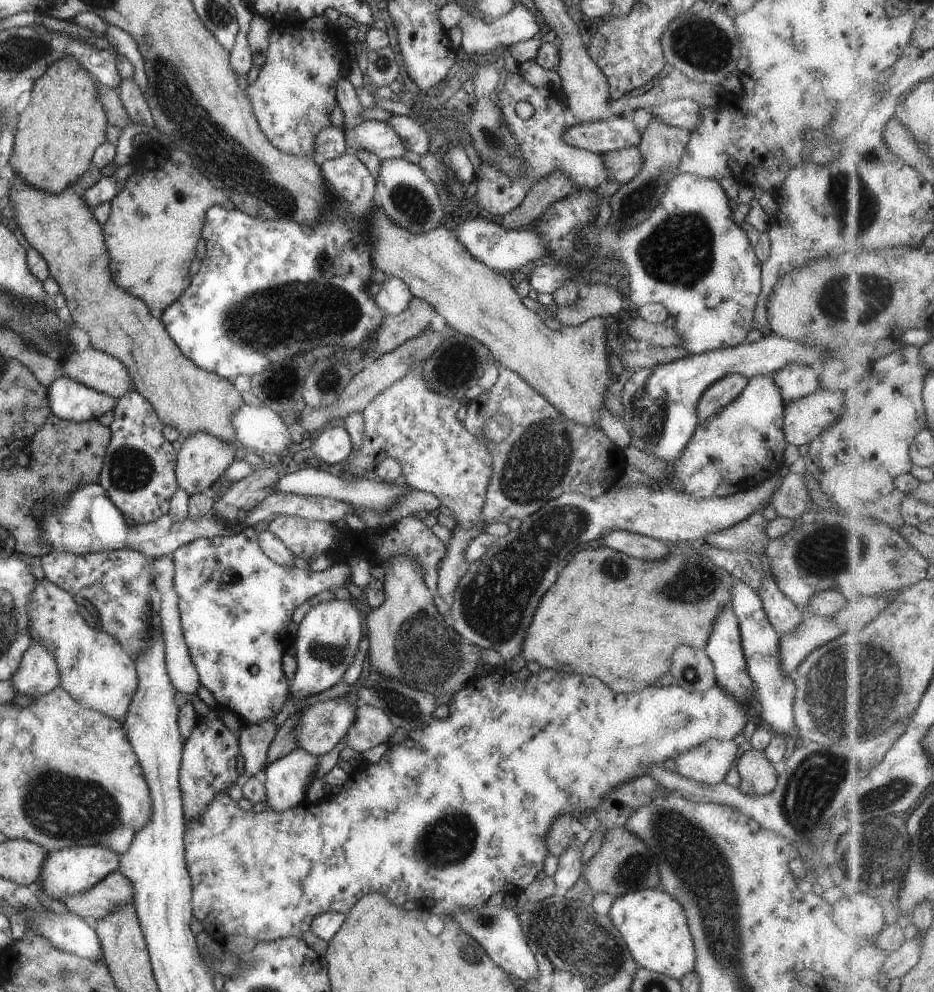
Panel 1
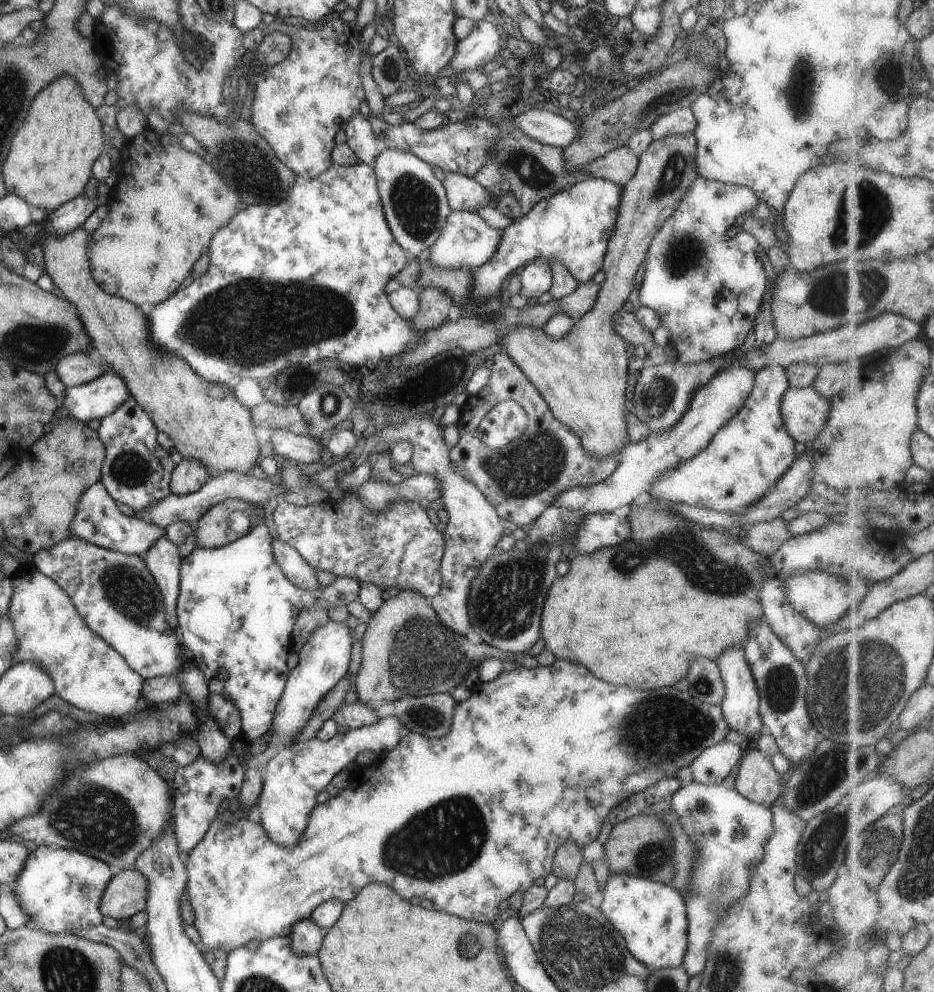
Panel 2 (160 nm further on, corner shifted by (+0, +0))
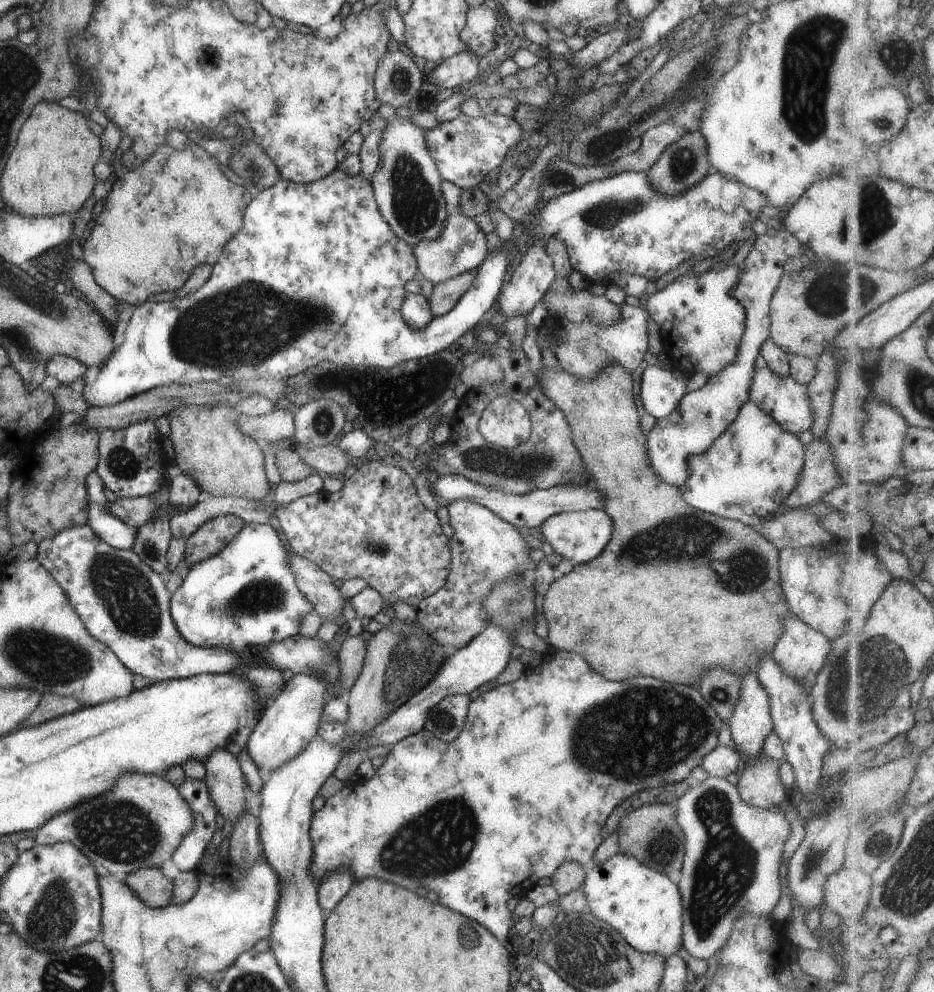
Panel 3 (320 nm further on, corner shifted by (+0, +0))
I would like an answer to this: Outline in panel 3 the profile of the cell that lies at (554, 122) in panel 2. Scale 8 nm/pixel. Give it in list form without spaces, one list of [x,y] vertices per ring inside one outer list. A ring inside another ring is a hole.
[[[460,113],[453,120],[424,131],[425,148],[435,162],[440,179],[461,190],[477,187],[487,174],[502,164],[508,148],[517,144],[523,136],[521,124],[517,124],[513,117],[497,114],[469,118]]]

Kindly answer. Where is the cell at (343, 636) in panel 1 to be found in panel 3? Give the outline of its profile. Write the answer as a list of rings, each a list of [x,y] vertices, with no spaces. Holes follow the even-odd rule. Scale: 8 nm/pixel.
[[[297,672],[284,683],[269,705],[260,712],[257,724],[247,738],[247,752],[256,767],[271,773],[271,770],[279,768],[279,764],[291,760],[299,754],[299,750],[303,750],[303,746],[317,733],[327,688],[323,672]]]

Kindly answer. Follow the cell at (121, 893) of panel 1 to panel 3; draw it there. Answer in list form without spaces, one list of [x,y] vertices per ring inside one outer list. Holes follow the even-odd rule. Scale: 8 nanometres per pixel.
[[[159,867],[141,868],[121,880],[143,906],[163,908],[171,901],[172,880]]]

